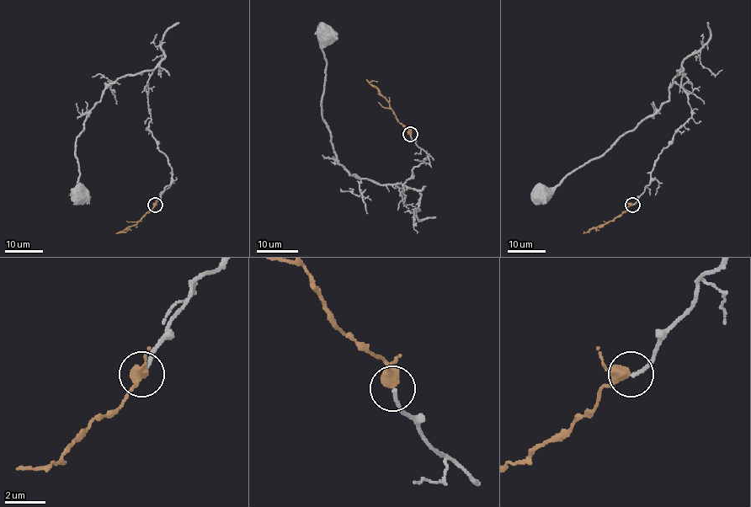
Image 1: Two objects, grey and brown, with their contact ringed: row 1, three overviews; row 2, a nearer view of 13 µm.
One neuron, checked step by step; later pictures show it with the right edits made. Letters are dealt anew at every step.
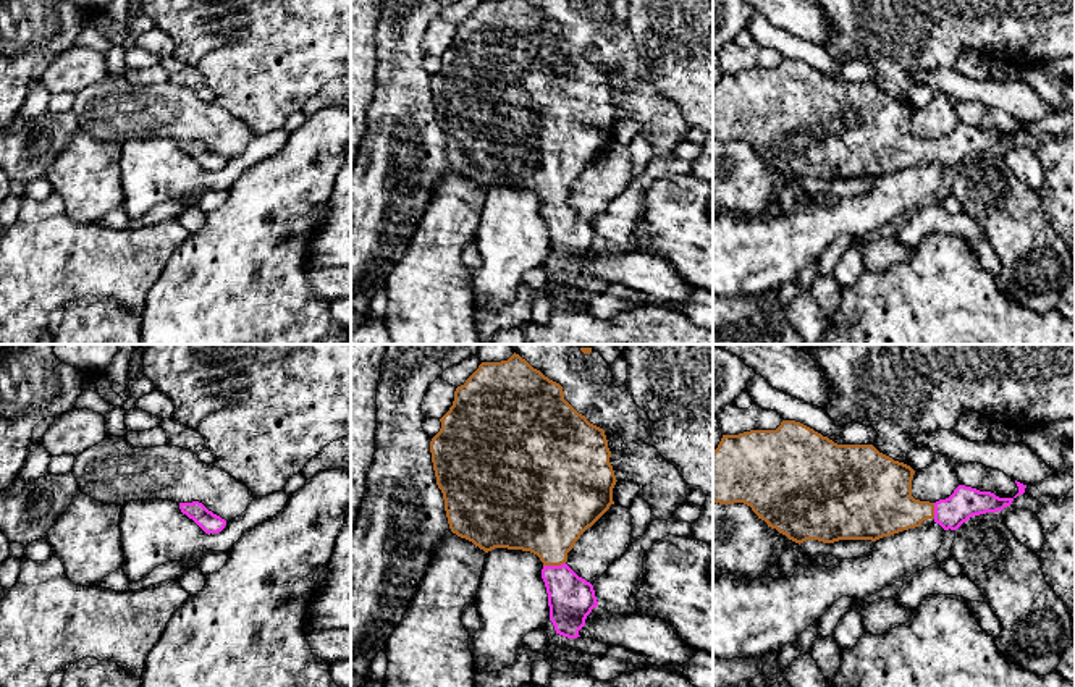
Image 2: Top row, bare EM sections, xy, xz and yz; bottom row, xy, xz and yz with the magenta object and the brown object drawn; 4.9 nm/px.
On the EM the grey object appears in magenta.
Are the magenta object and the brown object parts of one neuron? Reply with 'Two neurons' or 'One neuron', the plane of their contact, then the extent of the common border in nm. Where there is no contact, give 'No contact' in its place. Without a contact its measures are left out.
One neuron. Touches magenta in xz. Shared border 110 nm

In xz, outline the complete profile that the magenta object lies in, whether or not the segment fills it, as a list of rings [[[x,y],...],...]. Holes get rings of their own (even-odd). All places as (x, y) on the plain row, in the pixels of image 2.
[[[482,0],[454,29],[441,66],[430,79],[436,123],[453,171],[472,179],[485,191],[495,186],[530,189],[543,200],[542,217],[548,231],[550,259],[556,272],[577,276],[587,254],[598,244],[593,223],[567,202],[567,191],[613,139],[616,113],[605,68],[590,61],[566,37],[563,24],[529,0]]]

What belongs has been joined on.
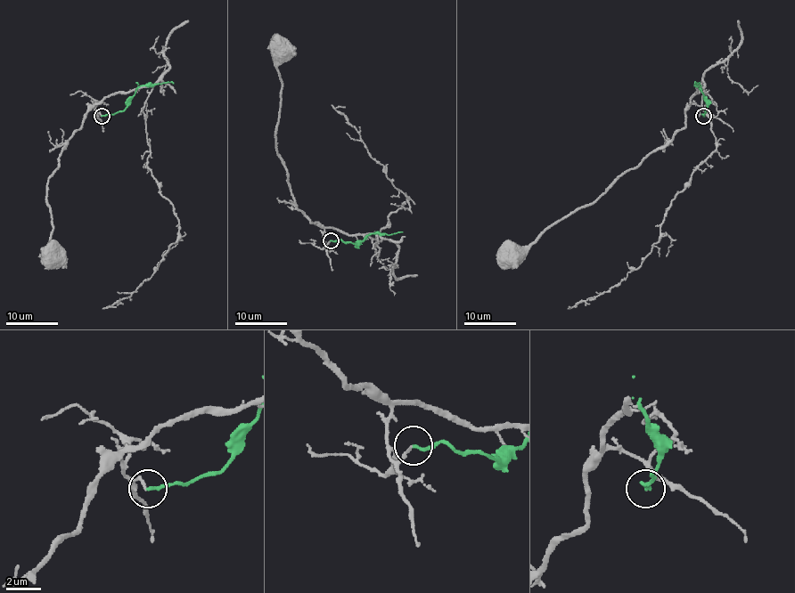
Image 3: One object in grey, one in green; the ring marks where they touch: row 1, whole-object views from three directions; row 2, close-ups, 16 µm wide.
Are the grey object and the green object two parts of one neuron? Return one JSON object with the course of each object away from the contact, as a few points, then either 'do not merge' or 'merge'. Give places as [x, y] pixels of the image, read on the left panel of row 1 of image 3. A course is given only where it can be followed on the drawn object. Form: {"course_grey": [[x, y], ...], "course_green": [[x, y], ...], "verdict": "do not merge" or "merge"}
{"course_grey": [[102, 116], [94, 112], [94, 104], [68, 141], [59, 166], [48, 179], [47, 202], [53, 223], [50, 255]], "course_green": [[102, 116], [123, 109], [140, 86], [174, 84]], "verdict": "do not merge"}

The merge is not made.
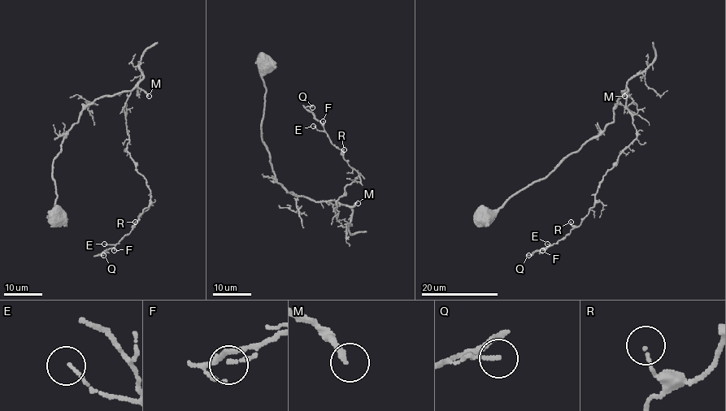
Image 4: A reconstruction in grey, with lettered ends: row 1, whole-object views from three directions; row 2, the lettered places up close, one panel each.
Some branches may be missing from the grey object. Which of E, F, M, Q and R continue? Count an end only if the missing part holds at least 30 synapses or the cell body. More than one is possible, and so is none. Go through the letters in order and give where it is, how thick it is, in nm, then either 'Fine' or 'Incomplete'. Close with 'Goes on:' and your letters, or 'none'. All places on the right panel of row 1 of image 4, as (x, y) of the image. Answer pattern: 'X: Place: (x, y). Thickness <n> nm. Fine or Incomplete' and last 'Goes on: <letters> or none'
E: Place: (547, 244). Thickness 100 nm. Fine
F: Place: (542, 250). Thickness 120 nm. Fine
M: Place: (624, 96). Thickness 190 nm. Incomplete
Q: Place: (528, 255). Thickness 120 nm. Fine
R: Place: (571, 222). Thickness 90 nm. Fine
Goes on: M

